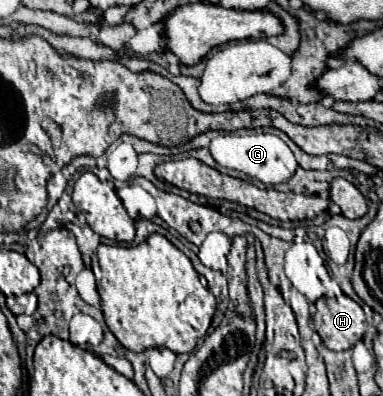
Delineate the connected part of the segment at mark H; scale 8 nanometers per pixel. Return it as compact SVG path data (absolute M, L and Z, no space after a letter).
M335 296L335 298L321 298L315 302L315 314L313 314L313 330L321 336L323 344L335 352L349 350L357 340L363 338L367 332L367 320L361 310L361 306L351 300L349 296Z

